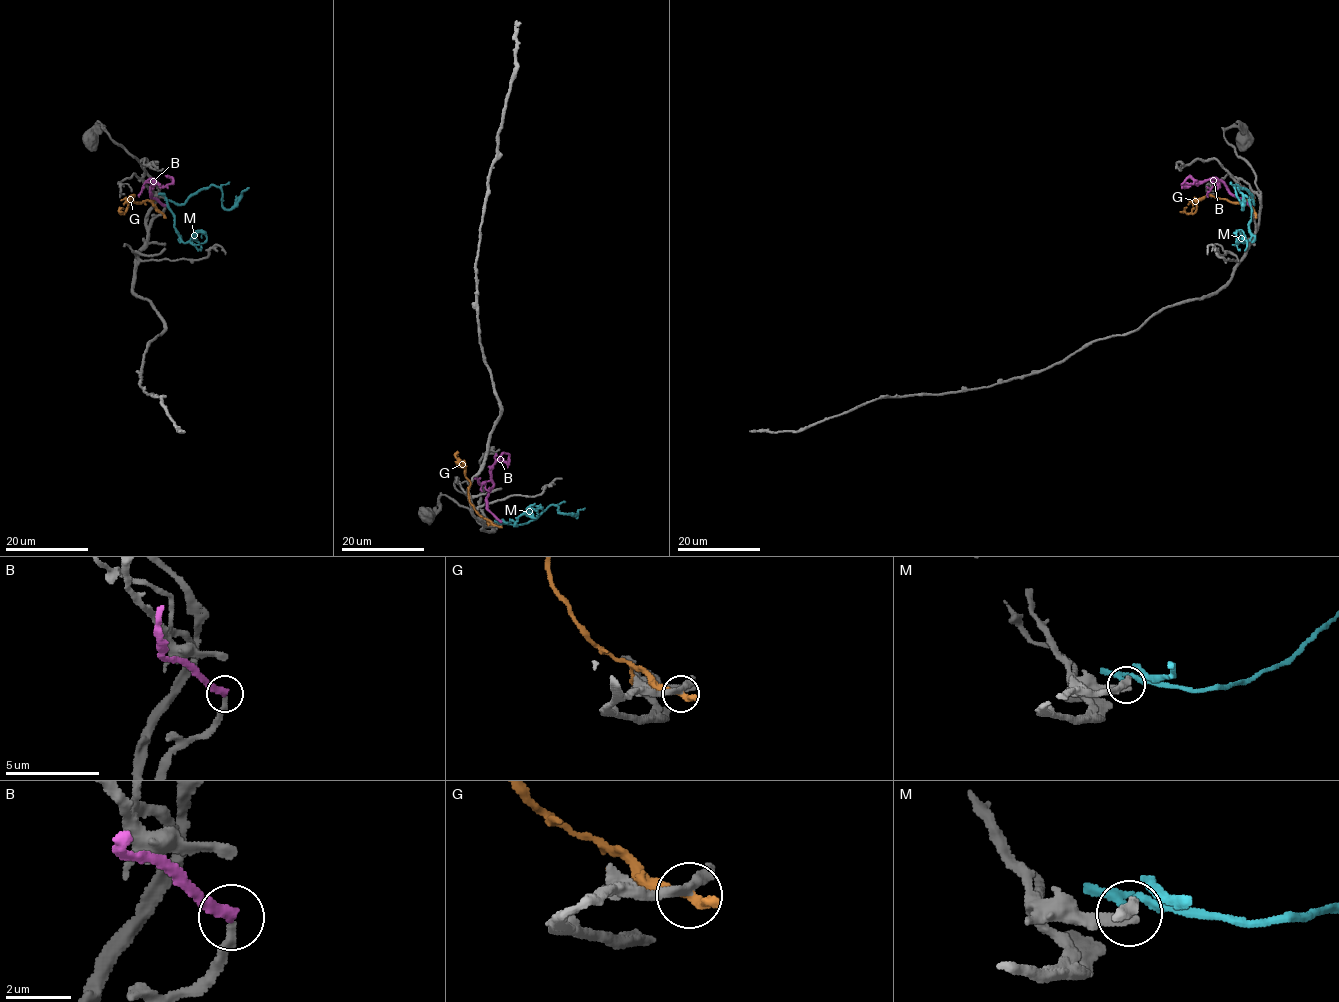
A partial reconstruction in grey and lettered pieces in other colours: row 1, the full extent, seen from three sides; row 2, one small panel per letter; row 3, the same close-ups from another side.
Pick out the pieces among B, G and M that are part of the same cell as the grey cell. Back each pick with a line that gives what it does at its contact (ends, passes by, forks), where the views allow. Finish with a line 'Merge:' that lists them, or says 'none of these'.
B: it ends
Merge: B

